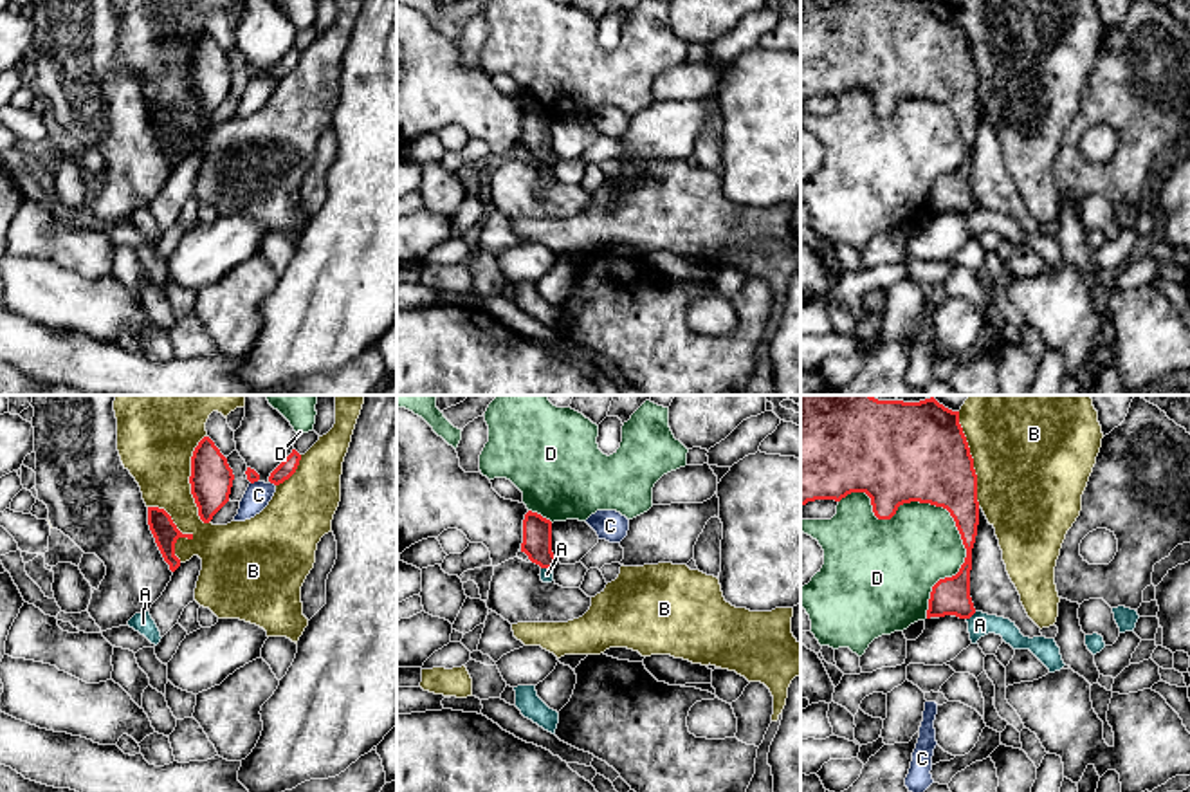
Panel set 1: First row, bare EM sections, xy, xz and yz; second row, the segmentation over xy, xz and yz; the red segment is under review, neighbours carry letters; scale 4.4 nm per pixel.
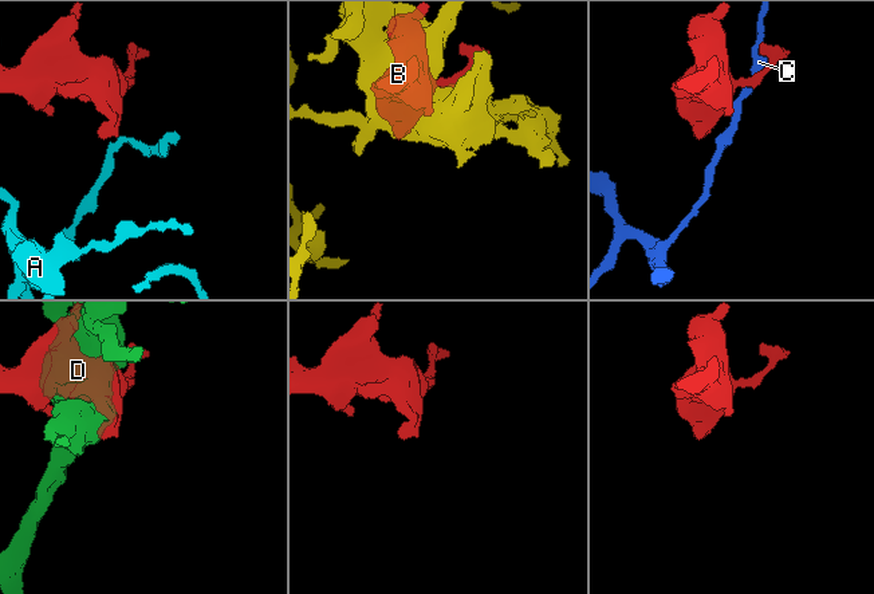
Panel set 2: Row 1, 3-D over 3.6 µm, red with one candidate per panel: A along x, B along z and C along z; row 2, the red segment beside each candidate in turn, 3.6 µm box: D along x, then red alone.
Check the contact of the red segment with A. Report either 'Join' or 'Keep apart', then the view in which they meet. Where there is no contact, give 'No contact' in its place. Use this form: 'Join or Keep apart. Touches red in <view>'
Keep apart. Touches red in yz

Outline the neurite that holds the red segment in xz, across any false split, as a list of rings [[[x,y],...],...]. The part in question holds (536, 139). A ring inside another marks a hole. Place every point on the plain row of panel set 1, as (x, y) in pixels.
[[[528,106],[523,115],[521,148],[541,164],[554,164],[557,155],[552,148],[552,117]]]

